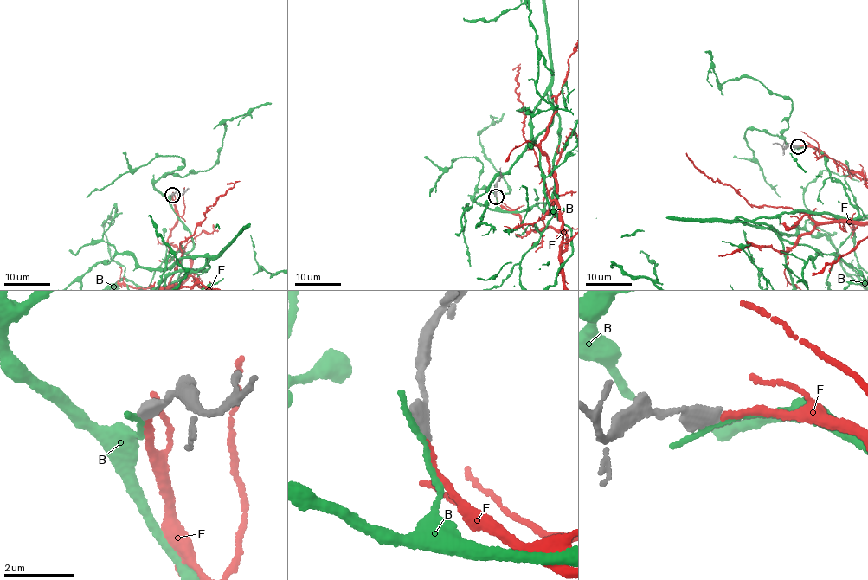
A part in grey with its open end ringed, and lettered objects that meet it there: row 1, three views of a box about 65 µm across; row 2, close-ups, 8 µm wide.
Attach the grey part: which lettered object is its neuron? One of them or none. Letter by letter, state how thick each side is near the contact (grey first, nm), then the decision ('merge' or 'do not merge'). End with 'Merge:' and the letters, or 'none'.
B: 440/190 nm | do not merge
F: 400/170 nm | merge
Merge: F

